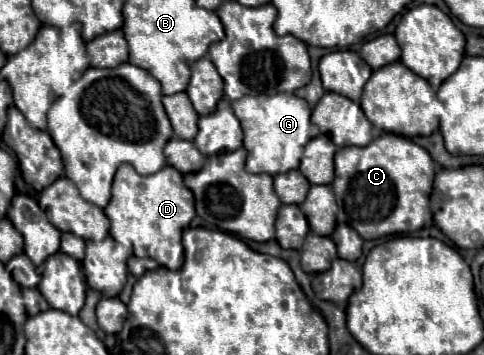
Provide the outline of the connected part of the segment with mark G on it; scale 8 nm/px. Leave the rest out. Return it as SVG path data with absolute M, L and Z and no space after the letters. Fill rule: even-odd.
M274 94L274 96L244 96L230 102L232 112L244 130L244 148L248 150L246 170L252 174L282 174L300 166L304 146L320 134L310 122L310 106L304 98L294 94Z

